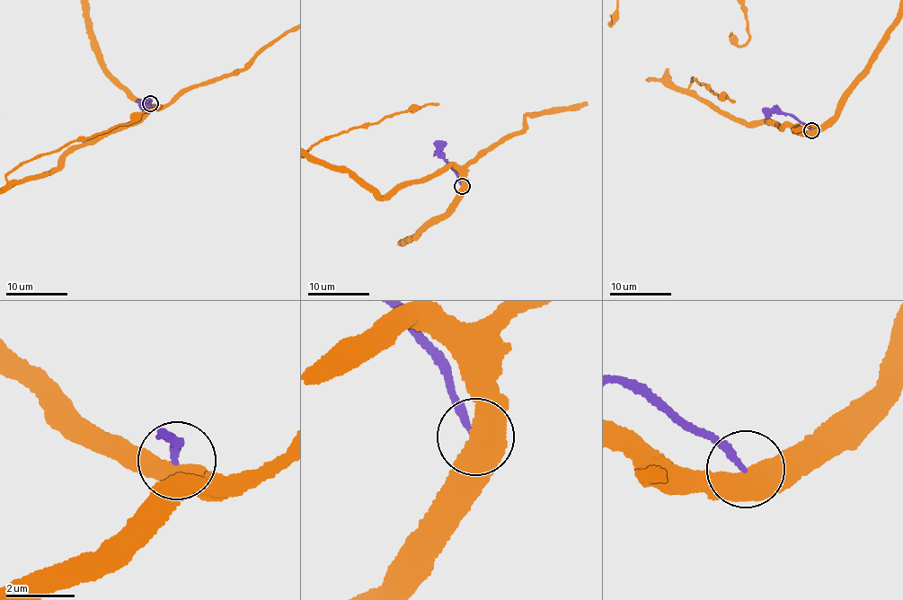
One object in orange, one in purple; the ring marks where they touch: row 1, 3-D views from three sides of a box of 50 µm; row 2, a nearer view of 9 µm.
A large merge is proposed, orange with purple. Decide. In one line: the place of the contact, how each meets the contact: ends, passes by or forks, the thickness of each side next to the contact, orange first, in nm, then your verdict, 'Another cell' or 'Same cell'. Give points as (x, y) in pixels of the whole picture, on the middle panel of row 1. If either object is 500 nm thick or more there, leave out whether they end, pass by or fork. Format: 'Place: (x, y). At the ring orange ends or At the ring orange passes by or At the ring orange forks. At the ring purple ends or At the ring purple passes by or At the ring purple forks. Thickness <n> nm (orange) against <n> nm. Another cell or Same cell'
Place: (462, 186). Thickness 600 nm (orange) against 180 nm. Another cell

